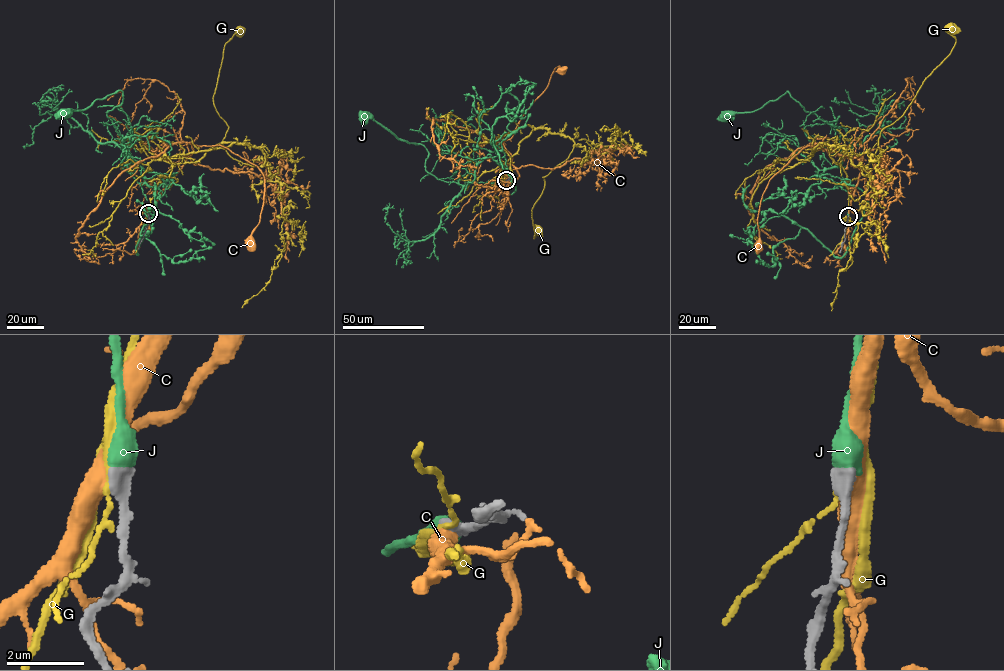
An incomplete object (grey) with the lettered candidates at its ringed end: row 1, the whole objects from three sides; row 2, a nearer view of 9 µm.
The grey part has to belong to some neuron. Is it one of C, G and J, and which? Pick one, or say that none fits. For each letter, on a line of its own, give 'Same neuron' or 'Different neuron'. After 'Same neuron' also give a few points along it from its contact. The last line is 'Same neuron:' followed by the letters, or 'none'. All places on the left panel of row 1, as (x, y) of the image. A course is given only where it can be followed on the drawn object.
C: Different neuron
G: Different neuron
J: Same neuron. Its course: (148, 213), (146, 196), (127, 167), (131, 158), (106, 112), (121, 103), (121, 90), (61, 115)
Same neuron: J

